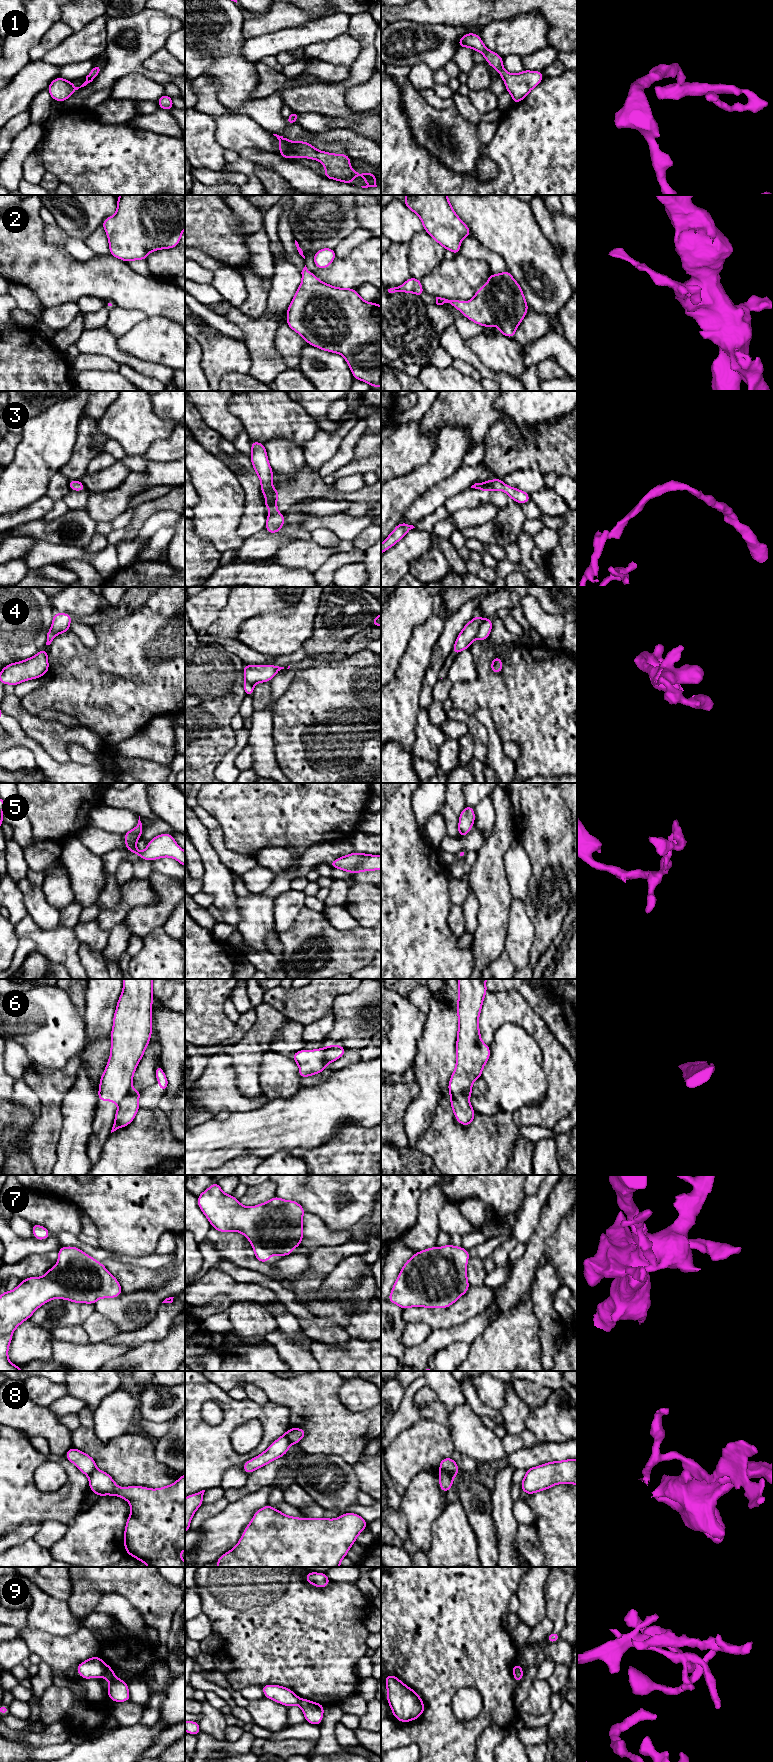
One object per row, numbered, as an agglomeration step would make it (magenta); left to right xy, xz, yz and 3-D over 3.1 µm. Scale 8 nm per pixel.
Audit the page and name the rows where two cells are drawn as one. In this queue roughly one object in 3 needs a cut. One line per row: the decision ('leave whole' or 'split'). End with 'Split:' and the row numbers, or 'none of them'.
1: leave whole
2: leave whole
3: leave whole
4: split
5: leave whole
6: split
7: leave whole
8: split
9: split
Split: 4, 6, 8, 9

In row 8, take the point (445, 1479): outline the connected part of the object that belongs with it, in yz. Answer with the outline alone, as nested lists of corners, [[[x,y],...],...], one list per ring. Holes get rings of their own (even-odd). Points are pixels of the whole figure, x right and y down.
[[[447,1472],[439,1473],[439,1486],[444,1494],[454,1486],[452,1476]]]

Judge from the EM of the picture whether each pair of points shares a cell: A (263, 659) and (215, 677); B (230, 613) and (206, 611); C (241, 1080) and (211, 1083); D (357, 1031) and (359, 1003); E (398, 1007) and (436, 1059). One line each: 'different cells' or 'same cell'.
A: different cells
B: different cells
C: different cells
D: same cell
E: different cells

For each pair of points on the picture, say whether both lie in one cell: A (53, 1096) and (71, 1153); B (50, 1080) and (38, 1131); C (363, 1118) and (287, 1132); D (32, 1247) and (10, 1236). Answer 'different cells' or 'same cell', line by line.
A: different cells
B: same cell
C: same cell
D: same cell

